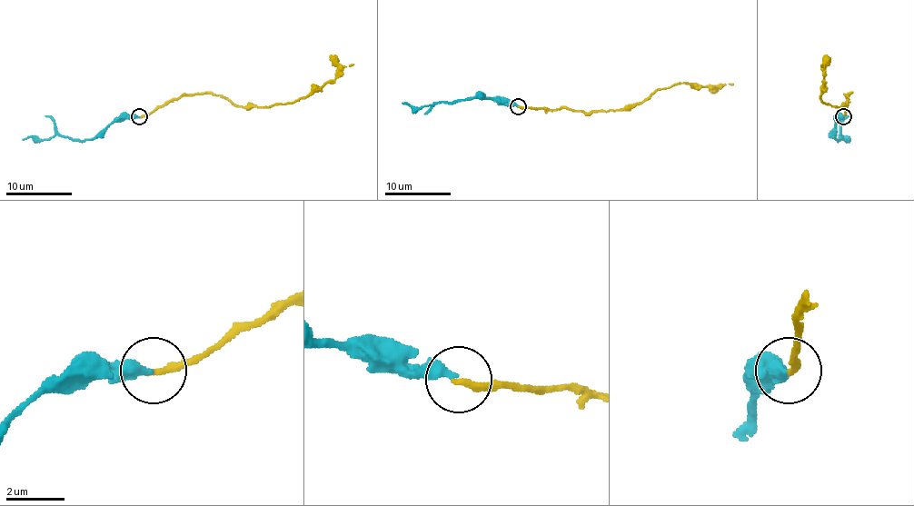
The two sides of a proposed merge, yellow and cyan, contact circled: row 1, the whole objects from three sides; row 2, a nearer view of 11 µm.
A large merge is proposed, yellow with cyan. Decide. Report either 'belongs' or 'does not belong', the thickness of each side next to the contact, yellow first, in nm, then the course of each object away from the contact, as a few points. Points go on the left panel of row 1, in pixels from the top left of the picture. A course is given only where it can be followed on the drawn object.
belongs | 240/360 nm | yellow via (138, 116), (182, 96), (213, 93), (234, 104), (293, 103), (354, 64) | cyan via (138, 116), (120, 116), (95, 137), (75, 141), (55, 134), (39, 139), (31, 136), (22, 139)

